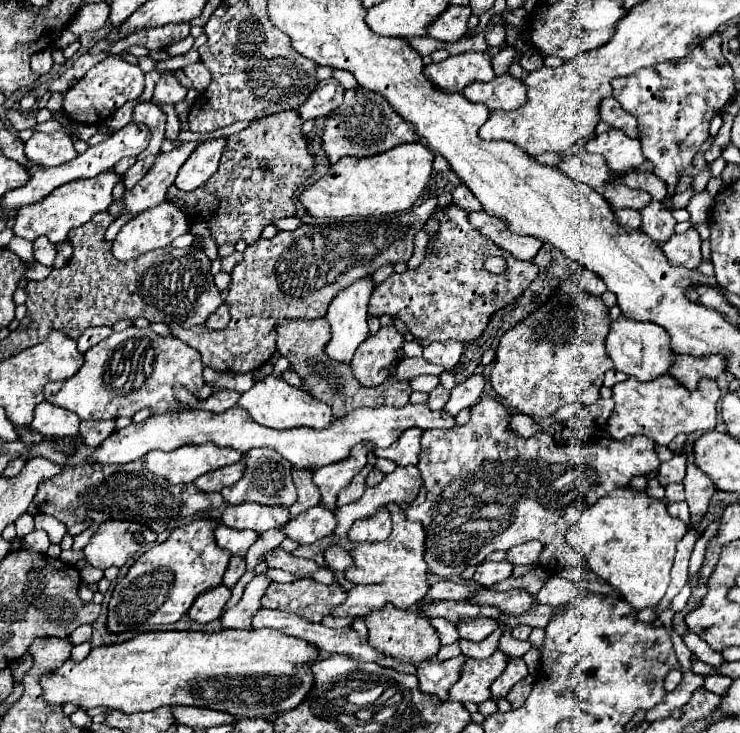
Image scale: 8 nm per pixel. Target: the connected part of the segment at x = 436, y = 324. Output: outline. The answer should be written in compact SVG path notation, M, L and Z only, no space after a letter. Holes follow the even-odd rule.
M451 204L447 210L435 210L433 216L441 222L437 234L437 252L427 254L425 262L405 274L391 274L383 284L379 284L369 302L369 314L399 316L411 334L429 342L473 342L485 330L491 314L507 304L513 304L523 290L537 278L537 266L533 262L517 260L507 254L501 246L491 242L475 230L467 220L467 210ZM489 256L501 256L507 260L507 270L501 274L491 274L485 270L485 260Z

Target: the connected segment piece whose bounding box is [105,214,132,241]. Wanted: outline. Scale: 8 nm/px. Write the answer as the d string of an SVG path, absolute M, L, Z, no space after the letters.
M130 214L121 215L116 219L107 229L105 233L105 239L108 241L113 241L119 230L132 218Z

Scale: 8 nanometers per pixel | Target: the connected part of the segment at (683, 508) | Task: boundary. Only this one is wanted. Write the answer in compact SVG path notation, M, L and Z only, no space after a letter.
M679 502L679 504L669 504L669 514L671 516L675 516L675 518L679 518L679 520L683 520L685 524L689 524L689 506L687 506L687 502Z

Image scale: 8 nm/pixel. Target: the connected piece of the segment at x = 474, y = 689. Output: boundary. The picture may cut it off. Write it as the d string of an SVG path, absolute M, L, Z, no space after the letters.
M497 650L487 660L473 660L465 662L461 670L459 682L449 690L449 698L455 702L475 702L481 704L491 698L491 682L503 672L507 656Z

